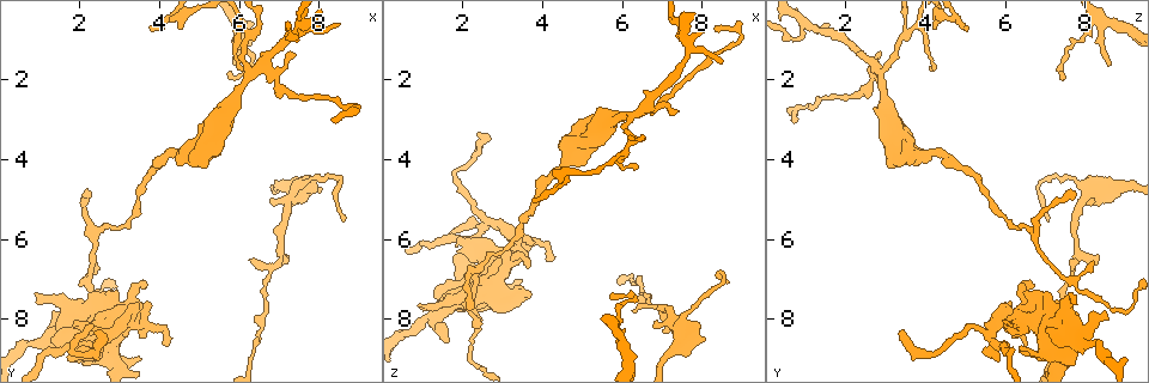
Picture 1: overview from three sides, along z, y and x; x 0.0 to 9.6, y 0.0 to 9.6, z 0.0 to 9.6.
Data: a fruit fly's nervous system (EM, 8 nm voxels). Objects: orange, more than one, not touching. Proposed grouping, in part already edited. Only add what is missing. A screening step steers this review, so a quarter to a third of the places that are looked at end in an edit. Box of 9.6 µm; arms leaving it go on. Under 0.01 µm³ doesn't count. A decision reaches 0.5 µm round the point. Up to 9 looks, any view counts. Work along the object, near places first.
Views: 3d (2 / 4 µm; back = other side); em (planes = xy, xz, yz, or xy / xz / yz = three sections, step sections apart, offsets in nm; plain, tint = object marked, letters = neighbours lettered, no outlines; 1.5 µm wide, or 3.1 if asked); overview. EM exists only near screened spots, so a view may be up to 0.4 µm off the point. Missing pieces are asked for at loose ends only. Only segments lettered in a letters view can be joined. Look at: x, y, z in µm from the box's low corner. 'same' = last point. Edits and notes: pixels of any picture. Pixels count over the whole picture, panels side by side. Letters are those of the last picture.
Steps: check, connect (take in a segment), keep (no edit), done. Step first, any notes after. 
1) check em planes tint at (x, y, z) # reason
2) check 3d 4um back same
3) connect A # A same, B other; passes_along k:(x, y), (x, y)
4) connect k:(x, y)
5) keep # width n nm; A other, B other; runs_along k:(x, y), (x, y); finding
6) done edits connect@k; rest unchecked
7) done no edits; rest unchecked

check em xz step 4 tint at (2.30, 4.85, 7.70) # branch stops here

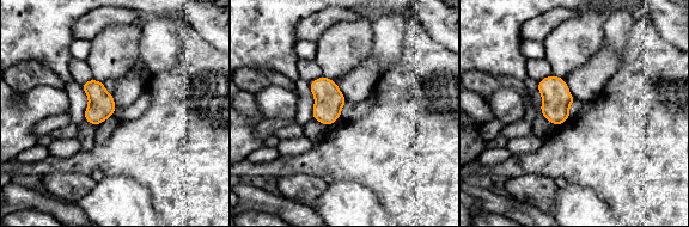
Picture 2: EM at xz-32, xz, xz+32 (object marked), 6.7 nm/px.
check em planes tint same

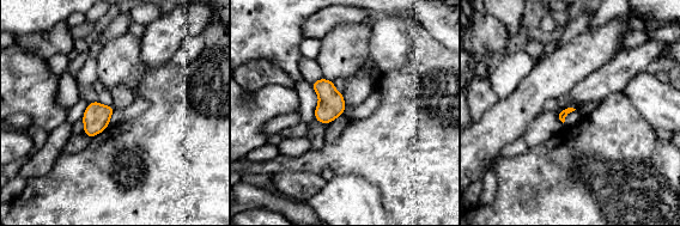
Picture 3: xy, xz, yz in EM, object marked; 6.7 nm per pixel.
check em planes letters same # what lies round it

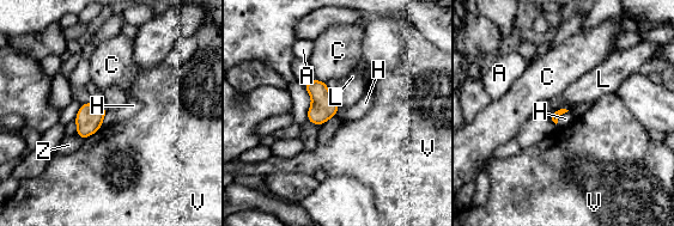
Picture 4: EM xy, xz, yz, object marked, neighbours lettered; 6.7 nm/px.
keep # A other, C other, H other, L other, V other, Z other; no lettered segment goes on from it

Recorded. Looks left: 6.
check 3d 4um at (3.70, 0.70, 5.05) # free end

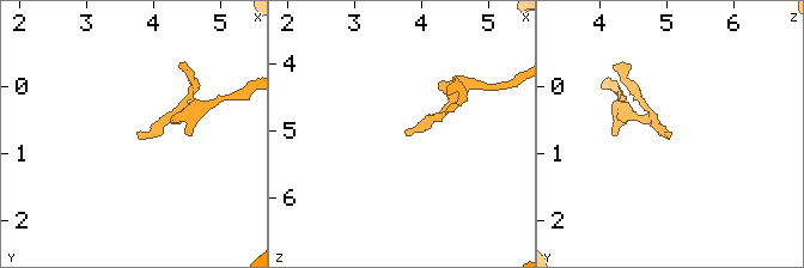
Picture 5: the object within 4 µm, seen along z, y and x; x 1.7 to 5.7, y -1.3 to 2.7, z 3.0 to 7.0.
check em xz step 4 letters at (3.80, 0.75, 5.05)

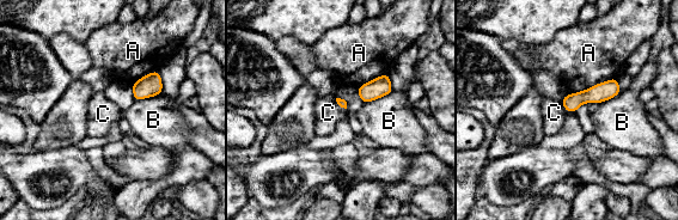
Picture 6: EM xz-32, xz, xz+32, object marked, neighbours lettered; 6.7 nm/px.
keep # longest_contact A 320 nm; A other, B other, C other; runs_along 6:(615, 83), (602, 92), (564, 102); none of them fits

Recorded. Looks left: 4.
check em planes letters at (7.15, 6.65, 8.20) # free end

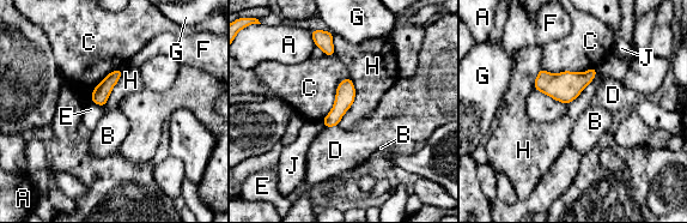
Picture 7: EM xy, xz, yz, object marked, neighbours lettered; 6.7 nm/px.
keep # A other, B other, C other, D other, E other, F other, G other, H other, J other; no lettered segment goes on from it

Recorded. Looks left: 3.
check em planes letters at (2.45, 8.35, 3.35) # long arm stops here

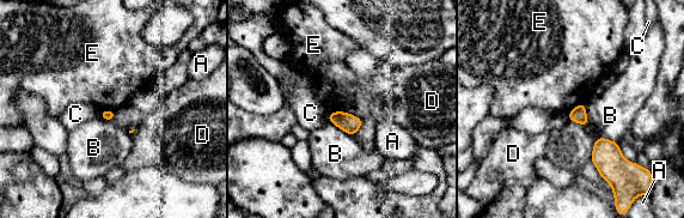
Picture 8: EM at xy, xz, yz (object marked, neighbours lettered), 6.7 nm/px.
keep # A other, B other, C other, D other, E other; border 8:(582, 102), (568, 113); no lettered segment goes on from it

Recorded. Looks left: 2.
done no edits; rest unchecked

